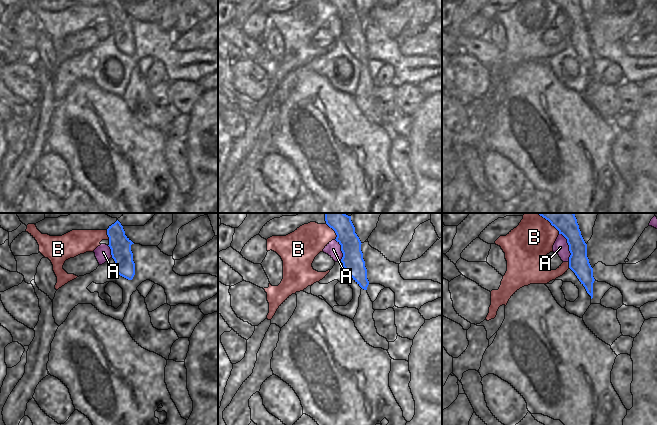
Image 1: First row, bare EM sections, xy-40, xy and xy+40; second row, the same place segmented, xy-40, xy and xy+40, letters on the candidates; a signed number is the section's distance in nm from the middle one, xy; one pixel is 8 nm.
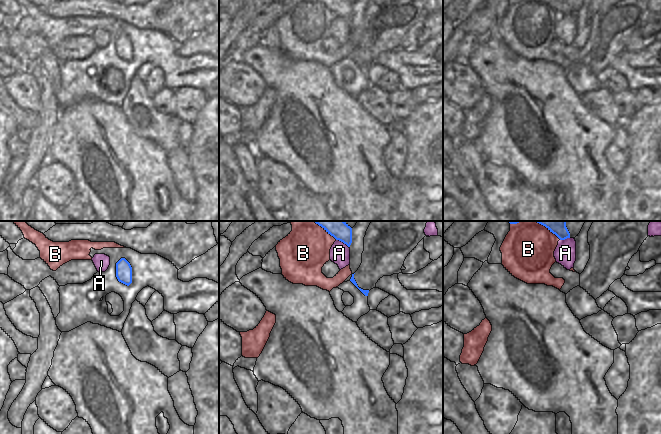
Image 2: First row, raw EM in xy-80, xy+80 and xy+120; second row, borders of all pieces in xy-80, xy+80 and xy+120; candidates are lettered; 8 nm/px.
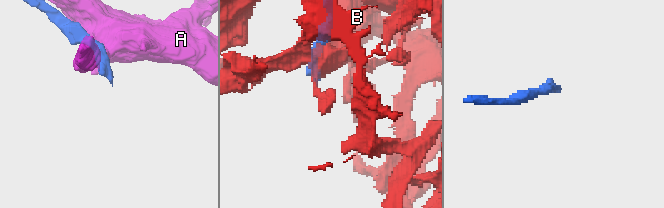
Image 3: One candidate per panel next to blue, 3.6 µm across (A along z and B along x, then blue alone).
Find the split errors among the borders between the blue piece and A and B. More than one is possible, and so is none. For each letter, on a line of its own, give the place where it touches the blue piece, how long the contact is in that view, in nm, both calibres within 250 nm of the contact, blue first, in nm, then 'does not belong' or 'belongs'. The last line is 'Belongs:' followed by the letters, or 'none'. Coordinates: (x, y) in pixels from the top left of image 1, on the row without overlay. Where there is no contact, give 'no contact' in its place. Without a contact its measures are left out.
A: meets blue in xy+40 at (569, 23); contact 240 nm long; 160 nm thick on the blue side, 120 nm on the other; does not belong
B: meets blue in xy at (334, 6); contact 150 nm long; 160 nm thick on the blue side, 260 nm on the other; does not belong
Belongs: none

